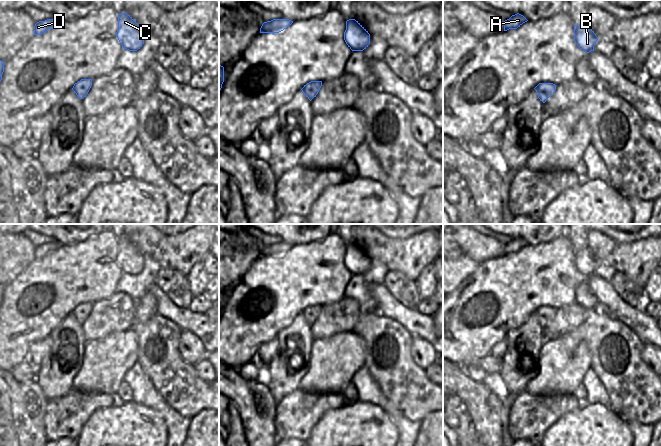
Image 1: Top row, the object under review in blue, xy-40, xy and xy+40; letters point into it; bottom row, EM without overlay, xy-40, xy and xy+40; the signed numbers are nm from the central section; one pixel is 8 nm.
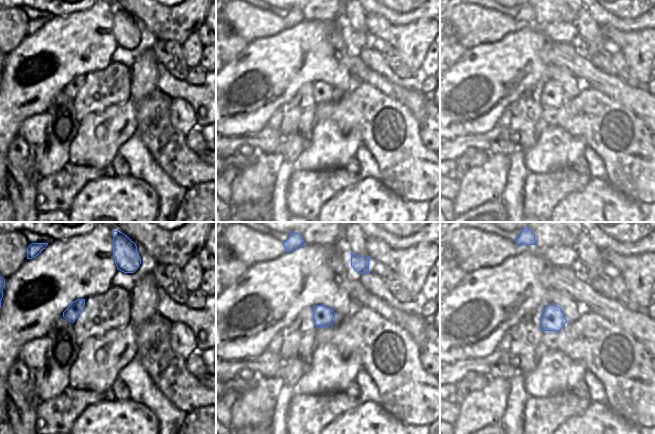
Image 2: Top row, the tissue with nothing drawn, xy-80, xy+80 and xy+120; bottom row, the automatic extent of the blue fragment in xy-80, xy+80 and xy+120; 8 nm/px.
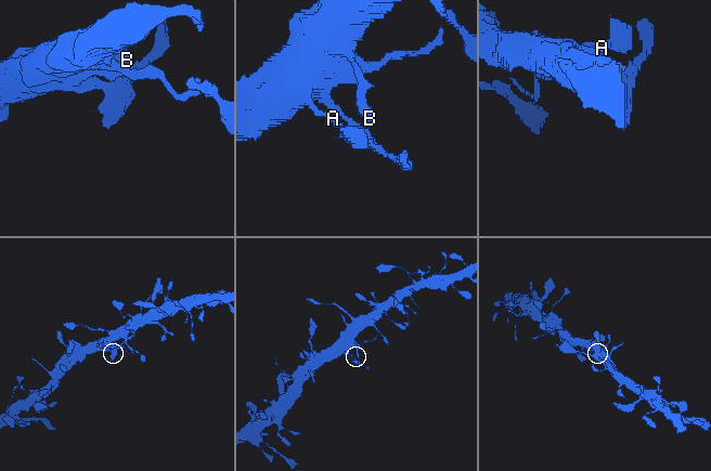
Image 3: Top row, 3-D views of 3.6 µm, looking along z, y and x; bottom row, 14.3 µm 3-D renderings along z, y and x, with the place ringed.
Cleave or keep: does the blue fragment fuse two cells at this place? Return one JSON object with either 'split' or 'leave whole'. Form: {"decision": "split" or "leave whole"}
{"decision": "leave whole"}

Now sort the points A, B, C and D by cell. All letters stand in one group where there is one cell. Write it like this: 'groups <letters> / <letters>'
groups A B C D

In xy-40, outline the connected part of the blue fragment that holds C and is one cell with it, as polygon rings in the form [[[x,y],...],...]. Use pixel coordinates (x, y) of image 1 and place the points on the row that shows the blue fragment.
[[[127,13],[118,15],[116,36],[124,49],[137,51],[144,44],[144,34],[140,25]]]

